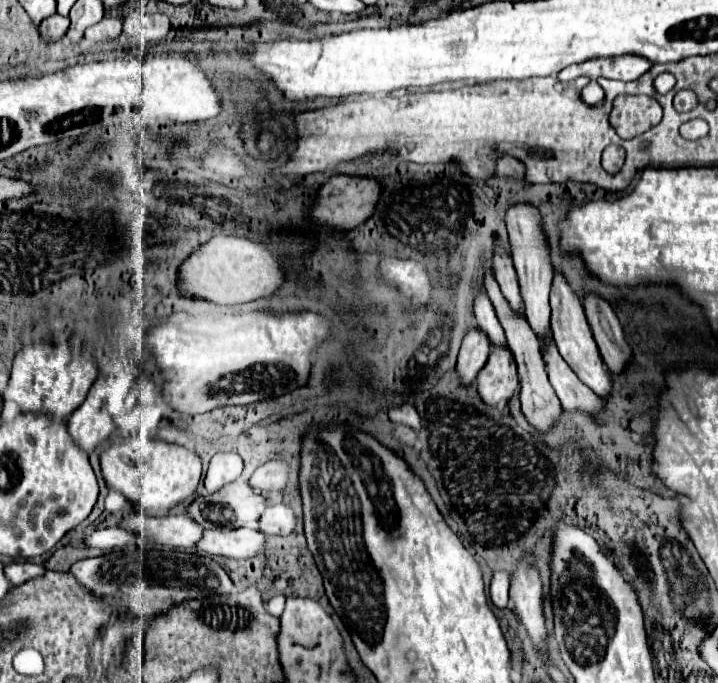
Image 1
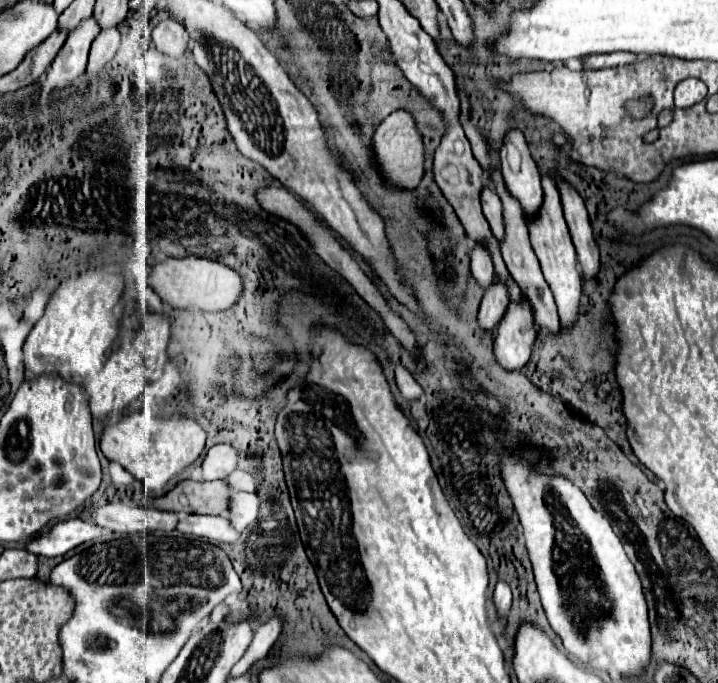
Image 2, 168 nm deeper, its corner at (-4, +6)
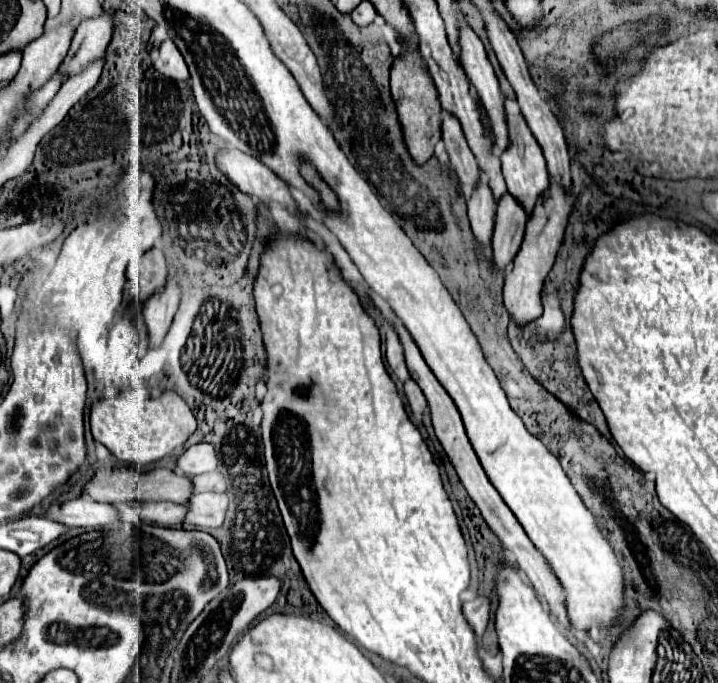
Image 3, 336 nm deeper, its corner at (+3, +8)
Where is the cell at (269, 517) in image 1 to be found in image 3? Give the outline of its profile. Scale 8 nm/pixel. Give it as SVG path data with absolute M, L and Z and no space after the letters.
M193 494L193 498L187 502L187 514L183 520L183 526L197 526L201 530L217 528L225 520L227 512L227 494Z

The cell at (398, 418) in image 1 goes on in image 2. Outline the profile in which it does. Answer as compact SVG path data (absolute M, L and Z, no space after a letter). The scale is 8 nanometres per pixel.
M396 366L396 386L398 386L402 398L406 398L408 402L420 400L424 394L420 384L412 378L412 374L404 366Z

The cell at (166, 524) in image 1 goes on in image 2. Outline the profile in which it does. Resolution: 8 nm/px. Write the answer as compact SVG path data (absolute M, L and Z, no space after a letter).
M104 504L92 520L112 532L164 532L170 534L178 526L178 514L158 508L126 506L126 504Z

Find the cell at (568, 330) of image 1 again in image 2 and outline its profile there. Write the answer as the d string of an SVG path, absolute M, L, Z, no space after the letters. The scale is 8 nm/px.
M542 176L542 188L544 188L544 206L538 212L538 216L528 224L530 228L530 242L532 250L536 252L540 260L540 268L544 274L544 280L548 282L556 306L558 306L558 316L562 328L572 328L580 316L580 296L582 296L582 272L576 260L576 252L568 234L568 226L562 214L562 202L560 202L560 192L554 186L554 182L548 176Z

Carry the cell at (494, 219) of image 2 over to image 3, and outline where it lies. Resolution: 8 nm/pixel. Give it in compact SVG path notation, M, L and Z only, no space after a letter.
M447 114L443 118L441 142L445 146L449 162L455 170L455 174L459 176L463 188L473 188L479 180L479 166L477 166L473 152L469 150L469 146L465 142L465 134L461 130L461 124L457 122L457 118L453 118L453 114Z

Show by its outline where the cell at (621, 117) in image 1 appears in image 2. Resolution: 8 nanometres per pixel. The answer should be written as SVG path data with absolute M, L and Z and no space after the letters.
M648 98L648 100L630 100L628 104L626 104L626 112L632 116L632 118L644 118L644 116L648 116L648 112L652 110L652 106L654 106L654 100L652 98Z

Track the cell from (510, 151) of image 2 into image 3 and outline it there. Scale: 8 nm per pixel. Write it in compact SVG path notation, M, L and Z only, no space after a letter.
M461 18L459 22L459 44L461 44L461 66L471 82L471 86L475 88L475 94L477 98L481 100L487 116L489 116L489 122L491 122L491 130L495 134L495 144L499 150L505 150L509 146L509 140L507 140L507 124L505 124L505 98L501 94L501 88L499 88L499 82L495 78L495 72L493 72L493 66L485 54L485 48L483 48L483 42L479 40L479 36L471 30L471 26Z

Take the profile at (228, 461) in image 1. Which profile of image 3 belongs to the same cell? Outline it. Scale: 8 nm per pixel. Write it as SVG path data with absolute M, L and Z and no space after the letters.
M193 444L177 458L177 472L185 476L207 474L217 470L217 454L211 444Z

